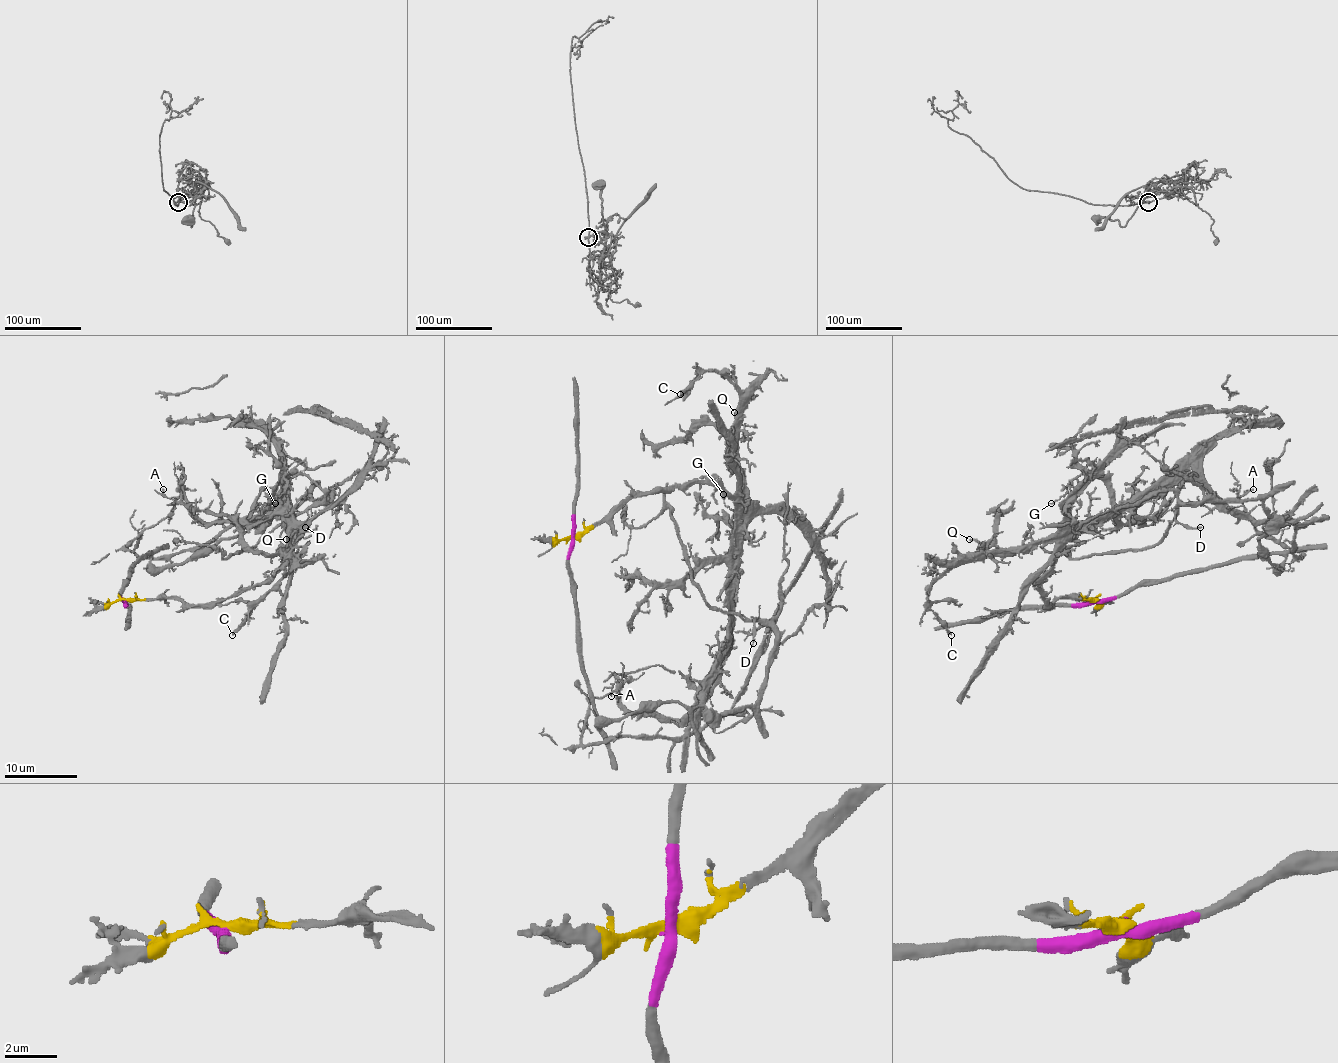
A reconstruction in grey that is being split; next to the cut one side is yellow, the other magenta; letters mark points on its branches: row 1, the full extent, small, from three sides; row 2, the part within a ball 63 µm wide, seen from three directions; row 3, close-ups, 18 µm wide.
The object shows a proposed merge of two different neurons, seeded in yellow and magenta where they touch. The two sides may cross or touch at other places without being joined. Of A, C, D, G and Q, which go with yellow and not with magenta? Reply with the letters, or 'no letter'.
C, G, Q

